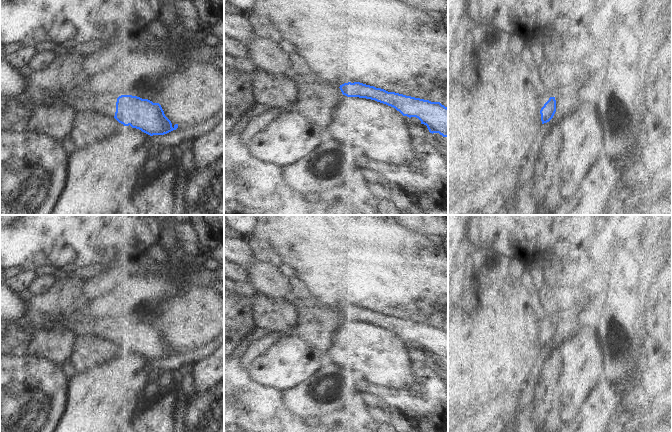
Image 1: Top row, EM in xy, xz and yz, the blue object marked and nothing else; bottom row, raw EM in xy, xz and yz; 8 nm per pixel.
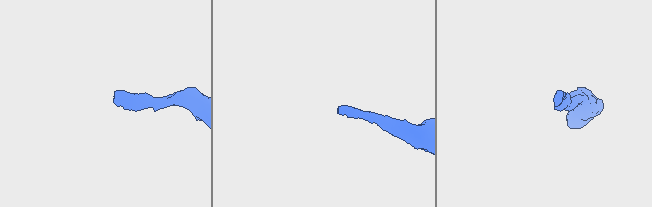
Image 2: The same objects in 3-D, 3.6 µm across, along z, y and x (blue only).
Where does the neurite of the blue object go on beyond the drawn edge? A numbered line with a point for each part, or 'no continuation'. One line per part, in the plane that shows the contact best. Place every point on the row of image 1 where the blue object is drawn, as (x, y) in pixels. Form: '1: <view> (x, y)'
1: xy (105, 103)

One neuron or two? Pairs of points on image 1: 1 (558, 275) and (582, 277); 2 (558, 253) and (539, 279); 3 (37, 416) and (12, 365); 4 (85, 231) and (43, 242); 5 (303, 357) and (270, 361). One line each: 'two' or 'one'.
1: one
2: two
3: one
4: one
5: one

